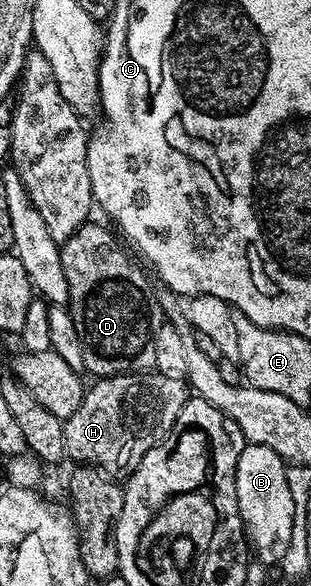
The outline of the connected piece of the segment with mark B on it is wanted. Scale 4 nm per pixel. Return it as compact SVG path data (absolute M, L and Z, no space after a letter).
M244 445L237 460L235 487L243 533L247 535L250 553L268 568L274 567L274 562L282 563L285 548L289 548L289 536L293 536L295 505L289 493L287 467L285 459L268 446Z

